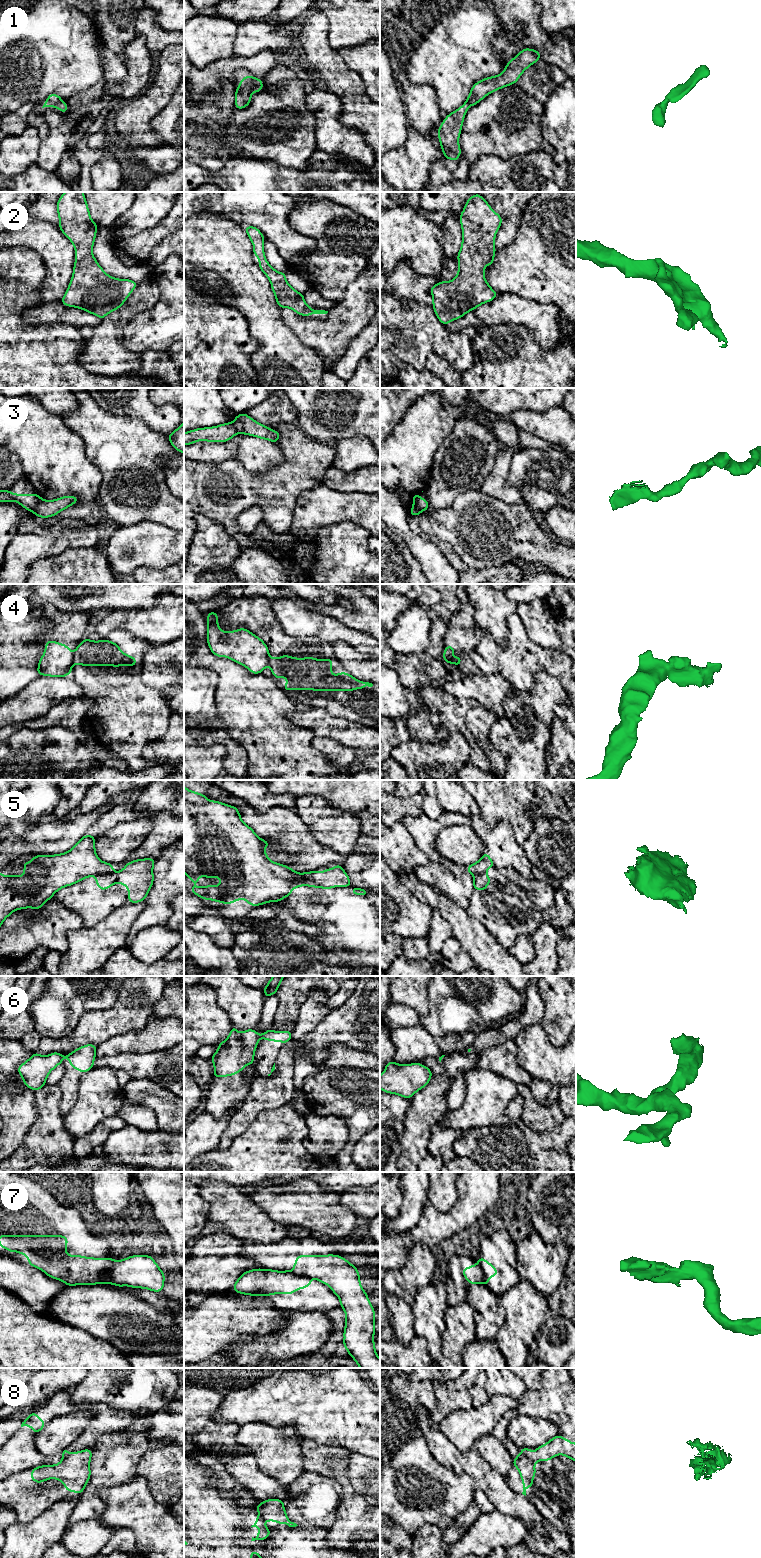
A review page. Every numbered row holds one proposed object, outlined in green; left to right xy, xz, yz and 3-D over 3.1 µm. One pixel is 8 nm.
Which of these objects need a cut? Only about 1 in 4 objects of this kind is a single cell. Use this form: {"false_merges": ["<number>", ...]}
{"false_merges": ["3", "4", "5", "6", "7", "8"]}

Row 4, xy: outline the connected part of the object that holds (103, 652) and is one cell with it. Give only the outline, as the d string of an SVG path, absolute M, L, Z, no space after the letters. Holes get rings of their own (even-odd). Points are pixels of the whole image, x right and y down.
M88 637L75 649L73 664L83 666L135 666L137 659L123 653L118 644L109 640L93 641Z

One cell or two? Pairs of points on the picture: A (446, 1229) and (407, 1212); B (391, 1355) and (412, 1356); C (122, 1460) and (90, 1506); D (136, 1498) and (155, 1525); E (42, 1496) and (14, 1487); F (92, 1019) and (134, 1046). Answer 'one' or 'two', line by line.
A: two
B: one
C: one
D: one
E: one
F: two

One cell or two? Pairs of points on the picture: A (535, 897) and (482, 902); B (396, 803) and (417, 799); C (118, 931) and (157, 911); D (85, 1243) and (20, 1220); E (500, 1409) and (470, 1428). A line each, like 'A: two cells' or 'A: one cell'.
A: one cell
B: one cell
C: two cells
D: one cell
E: one cell

